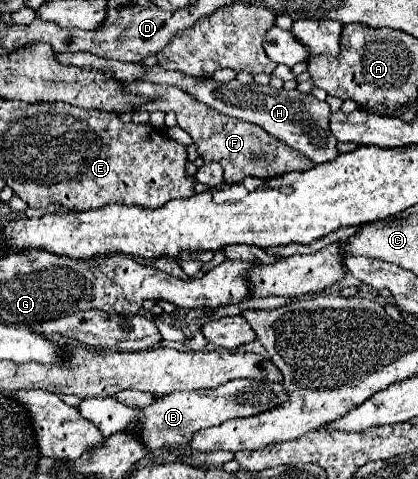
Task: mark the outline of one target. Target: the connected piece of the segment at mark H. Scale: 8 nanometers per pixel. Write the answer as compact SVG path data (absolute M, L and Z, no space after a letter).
M85 51L57 53L57 59L61 59L61 63L69 63L69 65L77 65L77 67L97 67L97 71L113 71L113 75L117 75L117 79L125 79L125 81L151 81L151 83L175 85L175 87L183 89L185 93L193 95L197 101L205 103L207 107L213 107L229 117L245 119L245 121L251 121L251 123L263 127L269 135L277 135L277 139L289 143L291 147L295 147L297 151L307 155L315 165L331 161L339 155L337 139L329 131L331 109L329 109L327 101L319 101L311 93L303 95L297 89L293 89L293 91L273 89L269 85L257 85L257 83L243 85L237 79L233 79L229 83L219 83L215 79L195 79L195 77L189 77L179 71L165 71L157 65L147 67L143 63L121 63L115 59L101 59L101 57L97 57L93 53L85 53Z

